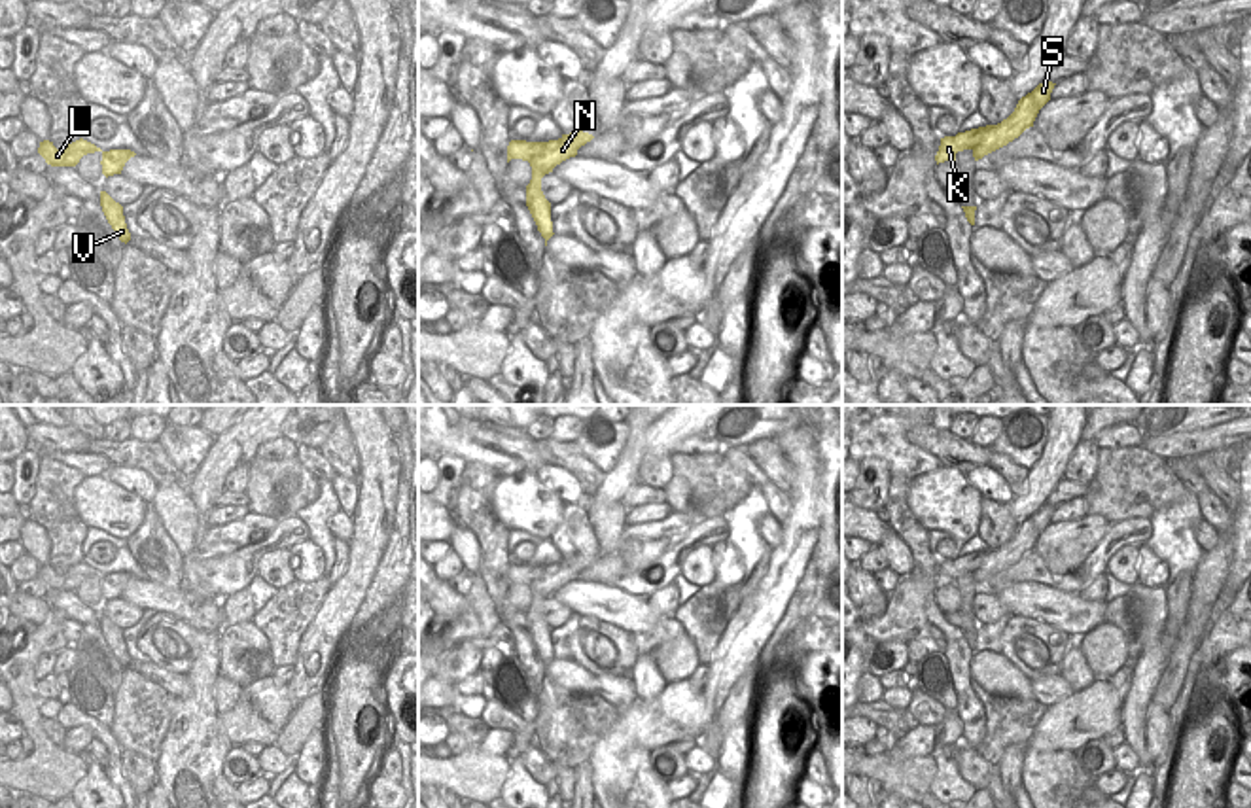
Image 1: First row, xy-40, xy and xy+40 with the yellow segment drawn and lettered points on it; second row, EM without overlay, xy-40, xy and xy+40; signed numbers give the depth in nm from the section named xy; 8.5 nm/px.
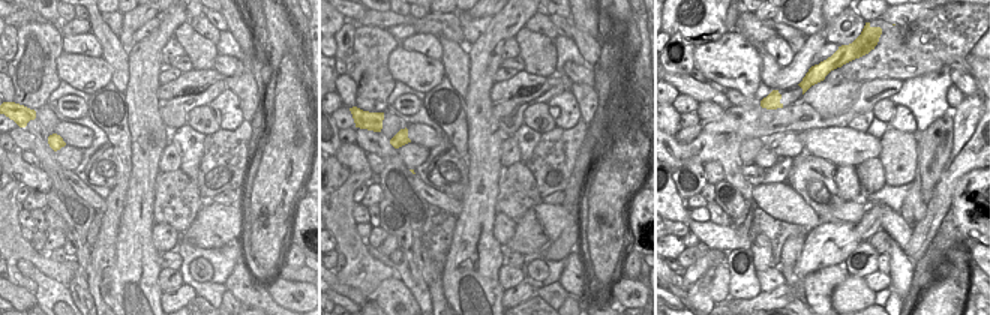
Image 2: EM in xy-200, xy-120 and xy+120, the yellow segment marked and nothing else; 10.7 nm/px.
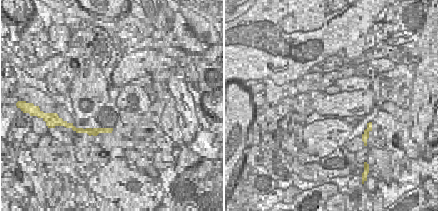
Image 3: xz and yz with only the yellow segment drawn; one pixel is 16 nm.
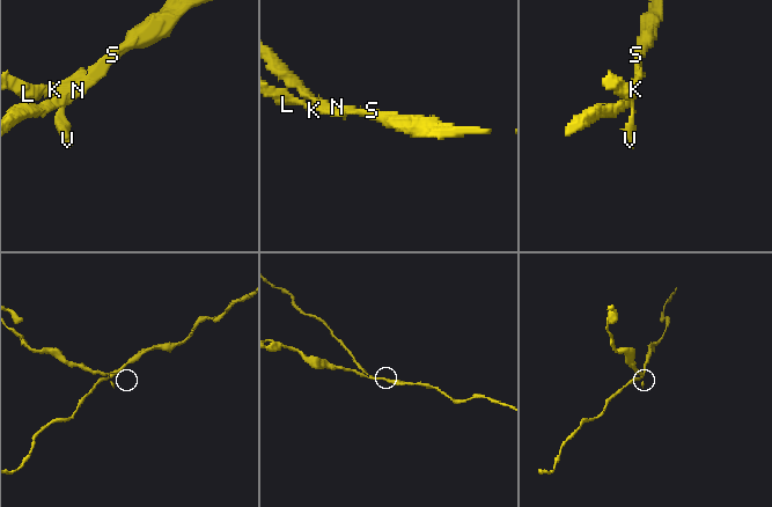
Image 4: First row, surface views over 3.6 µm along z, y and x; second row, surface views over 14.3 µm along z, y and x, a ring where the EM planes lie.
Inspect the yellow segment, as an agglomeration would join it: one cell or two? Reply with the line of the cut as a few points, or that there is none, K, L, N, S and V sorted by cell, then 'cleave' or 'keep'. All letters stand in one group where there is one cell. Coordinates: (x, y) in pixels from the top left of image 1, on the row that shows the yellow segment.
cut in xy along (549, 142), (528, 161); K L / N S V; cleave

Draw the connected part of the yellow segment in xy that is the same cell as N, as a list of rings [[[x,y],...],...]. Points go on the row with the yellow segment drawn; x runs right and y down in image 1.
[[[583,131],[562,134],[558,140],[549,140],[549,144],[530,161],[532,180],[526,185],[526,206],[537,225],[537,231],[545,238],[545,246],[555,233],[551,221],[551,202],[541,191],[541,178],[553,172],[553,168],[562,161],[575,157],[577,149],[592,138],[592,134]]]

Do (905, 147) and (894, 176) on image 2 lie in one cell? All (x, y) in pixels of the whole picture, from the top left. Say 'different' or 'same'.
same

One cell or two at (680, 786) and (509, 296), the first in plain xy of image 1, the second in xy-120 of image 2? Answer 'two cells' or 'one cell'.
one cell

